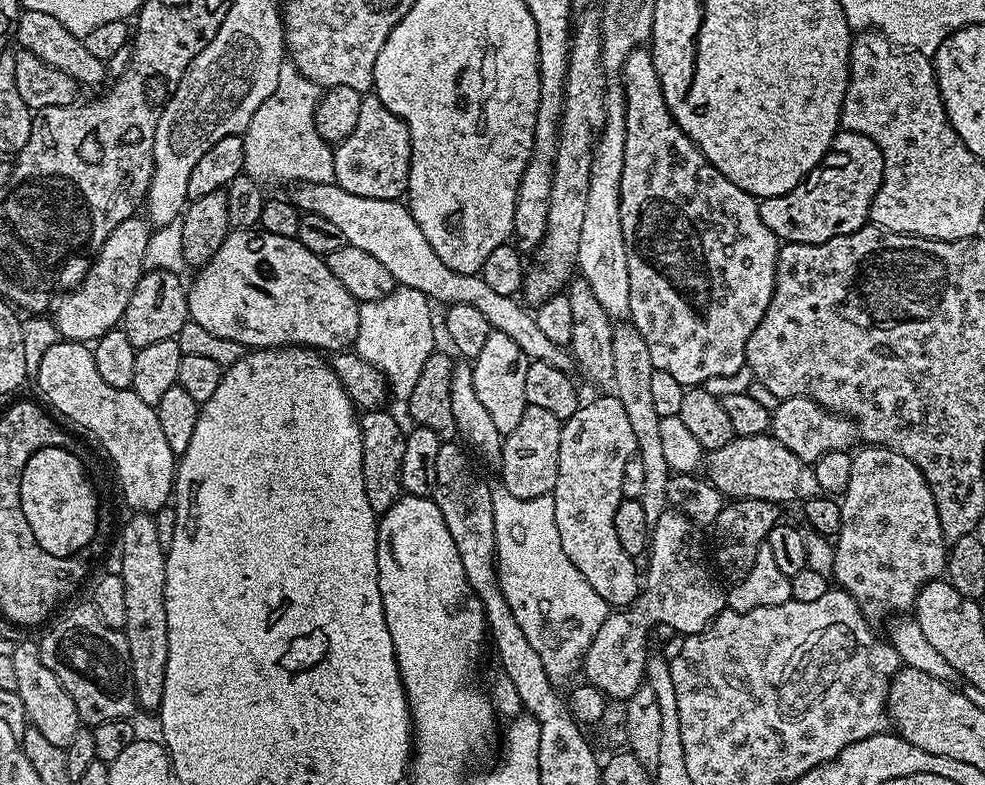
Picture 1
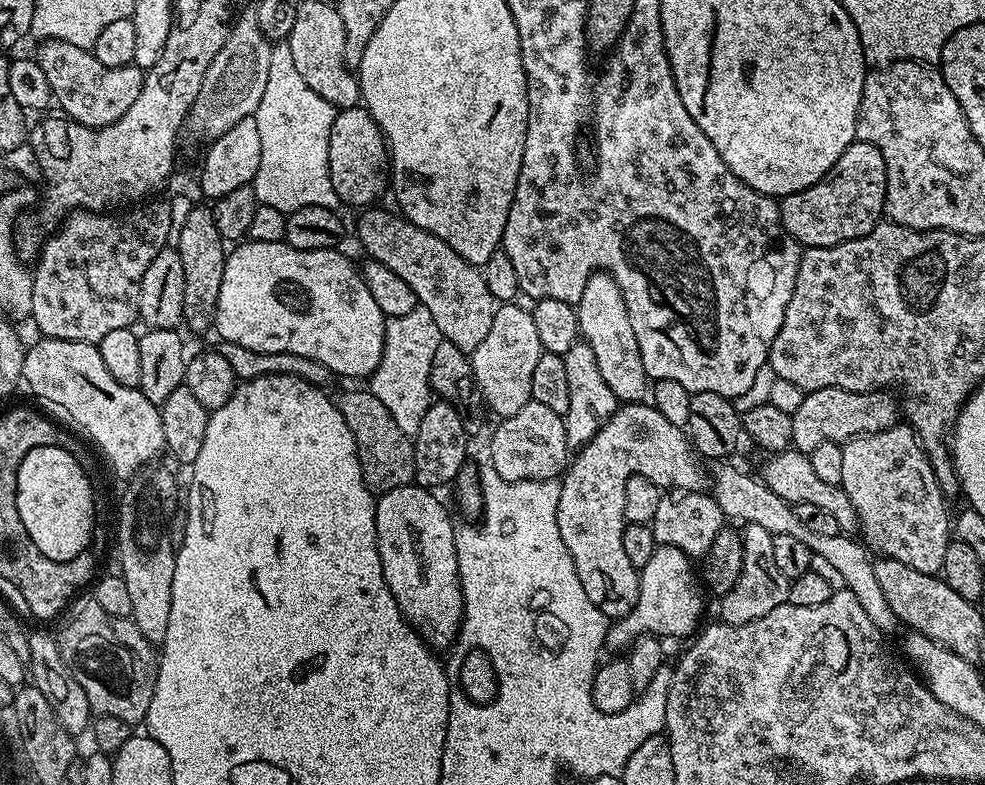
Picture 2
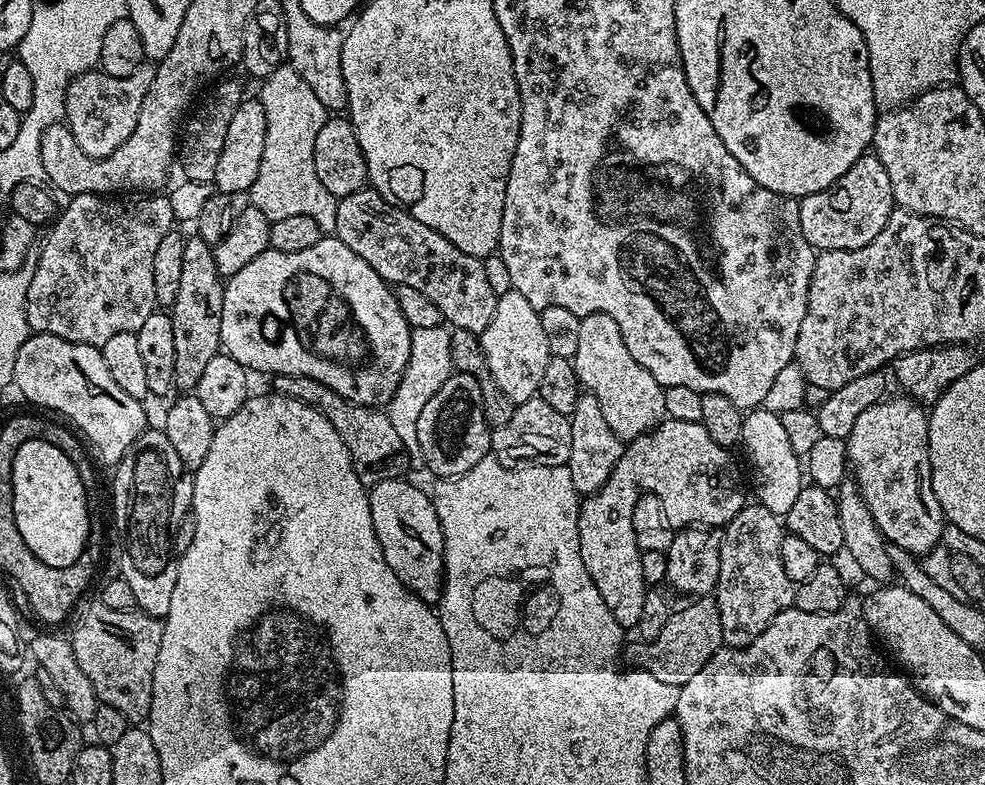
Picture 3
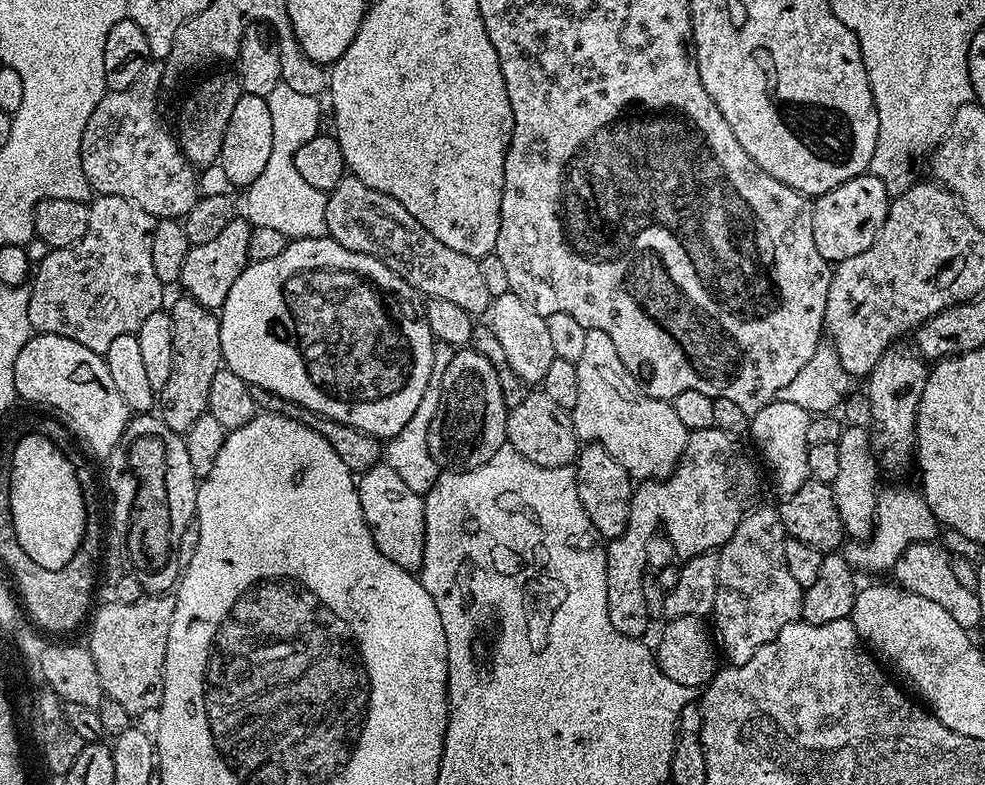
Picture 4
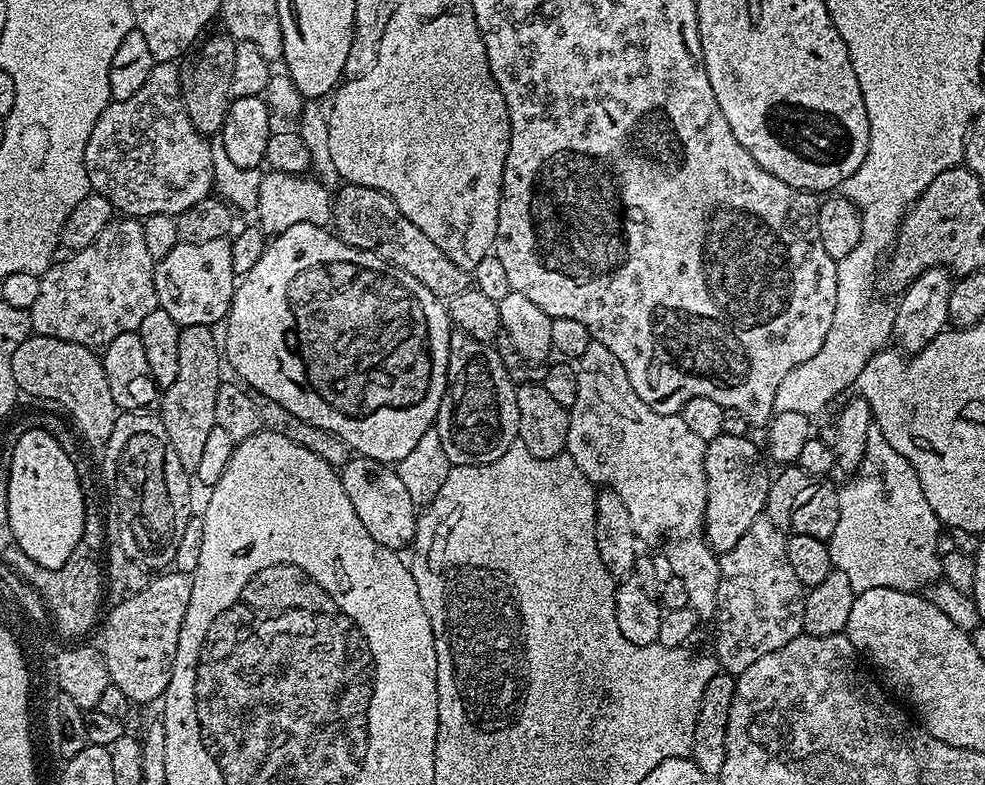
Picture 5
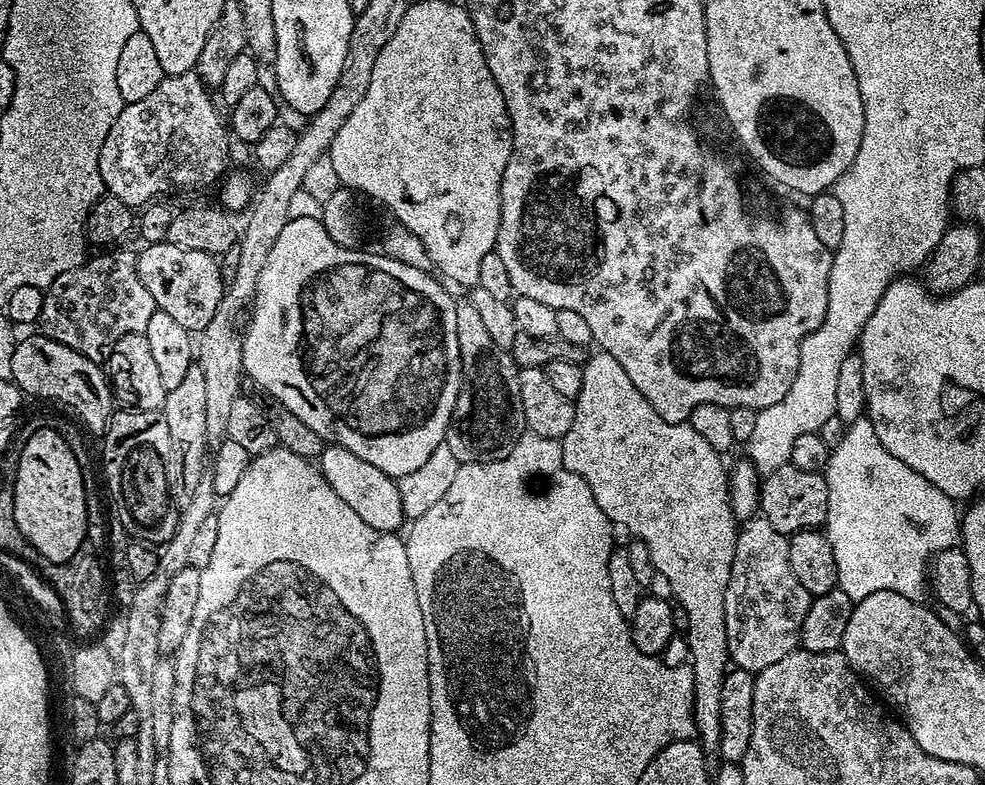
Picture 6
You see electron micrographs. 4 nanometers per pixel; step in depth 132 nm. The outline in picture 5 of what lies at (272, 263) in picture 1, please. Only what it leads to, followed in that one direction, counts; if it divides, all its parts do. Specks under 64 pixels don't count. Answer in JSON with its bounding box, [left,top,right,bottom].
[222,224,454,466]

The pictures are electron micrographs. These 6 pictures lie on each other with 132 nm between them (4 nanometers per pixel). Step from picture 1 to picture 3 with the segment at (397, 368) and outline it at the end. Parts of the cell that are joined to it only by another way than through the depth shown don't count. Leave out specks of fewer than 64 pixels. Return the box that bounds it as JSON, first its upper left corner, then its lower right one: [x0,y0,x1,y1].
[386,326,454,458]

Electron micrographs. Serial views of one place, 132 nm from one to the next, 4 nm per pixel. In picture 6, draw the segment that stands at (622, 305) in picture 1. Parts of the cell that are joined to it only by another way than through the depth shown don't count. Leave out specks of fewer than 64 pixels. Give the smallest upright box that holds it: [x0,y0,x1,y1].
[560,351,738,754]

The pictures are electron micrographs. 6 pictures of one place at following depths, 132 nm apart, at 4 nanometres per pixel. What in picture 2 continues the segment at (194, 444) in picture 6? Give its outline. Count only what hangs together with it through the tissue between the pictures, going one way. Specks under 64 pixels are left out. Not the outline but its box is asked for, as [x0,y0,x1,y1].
[174,206,226,332]

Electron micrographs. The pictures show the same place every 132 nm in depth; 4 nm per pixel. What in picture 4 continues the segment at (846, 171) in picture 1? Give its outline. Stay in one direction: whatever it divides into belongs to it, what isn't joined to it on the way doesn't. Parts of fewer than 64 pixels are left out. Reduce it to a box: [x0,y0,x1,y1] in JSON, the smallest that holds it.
[812,174,890,262]

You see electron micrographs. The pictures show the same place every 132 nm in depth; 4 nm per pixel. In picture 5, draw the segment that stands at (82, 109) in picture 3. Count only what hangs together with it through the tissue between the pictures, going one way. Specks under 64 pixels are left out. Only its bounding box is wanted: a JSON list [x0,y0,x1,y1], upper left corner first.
[84,60,214,218]

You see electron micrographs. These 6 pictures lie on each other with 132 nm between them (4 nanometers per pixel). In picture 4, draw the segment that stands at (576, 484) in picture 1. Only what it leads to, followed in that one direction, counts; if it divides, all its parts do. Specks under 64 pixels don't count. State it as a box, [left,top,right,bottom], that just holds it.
[606,428,760,637]

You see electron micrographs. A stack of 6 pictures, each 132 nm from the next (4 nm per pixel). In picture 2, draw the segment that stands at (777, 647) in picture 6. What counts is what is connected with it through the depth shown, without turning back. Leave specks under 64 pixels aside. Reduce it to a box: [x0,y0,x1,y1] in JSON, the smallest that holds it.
[719,524,789,624]

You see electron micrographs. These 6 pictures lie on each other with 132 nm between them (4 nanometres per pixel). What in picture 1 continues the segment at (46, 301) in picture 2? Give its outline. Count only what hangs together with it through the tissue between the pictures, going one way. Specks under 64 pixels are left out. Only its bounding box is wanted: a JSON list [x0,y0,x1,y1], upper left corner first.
[54,214,153,342]

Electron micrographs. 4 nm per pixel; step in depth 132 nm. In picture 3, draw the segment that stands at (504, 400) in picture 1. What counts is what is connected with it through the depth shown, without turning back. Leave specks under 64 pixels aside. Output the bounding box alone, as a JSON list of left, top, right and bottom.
[479,290,552,405]

